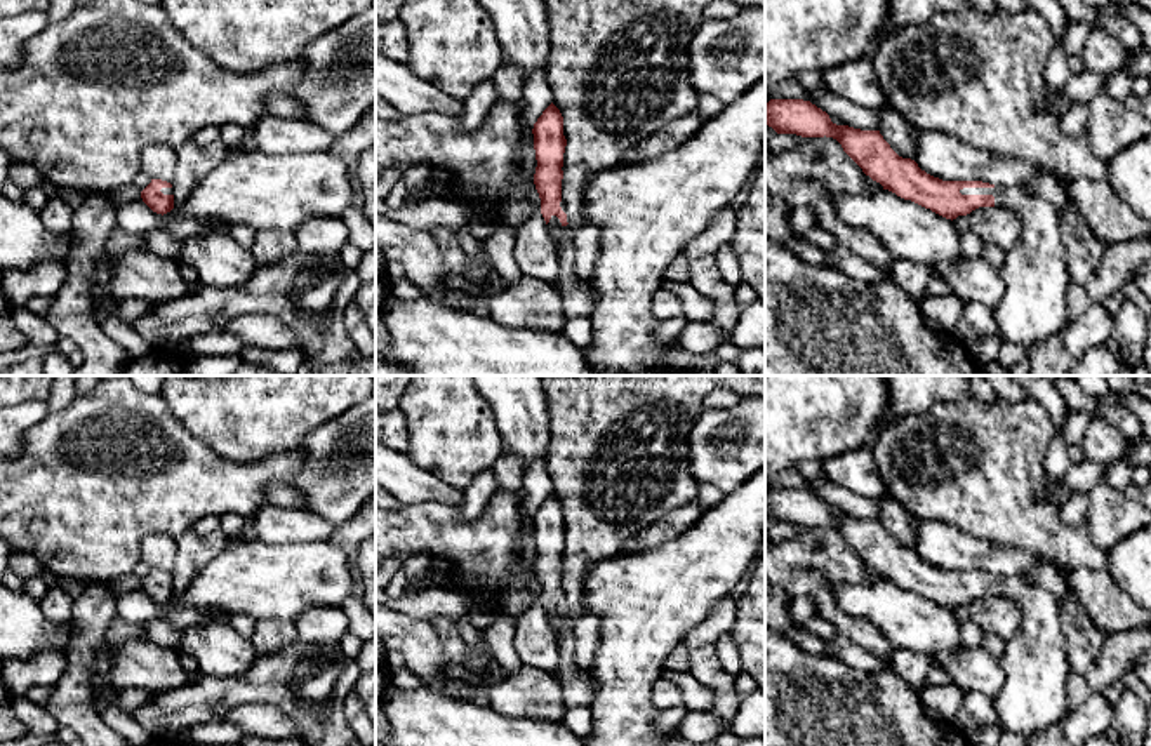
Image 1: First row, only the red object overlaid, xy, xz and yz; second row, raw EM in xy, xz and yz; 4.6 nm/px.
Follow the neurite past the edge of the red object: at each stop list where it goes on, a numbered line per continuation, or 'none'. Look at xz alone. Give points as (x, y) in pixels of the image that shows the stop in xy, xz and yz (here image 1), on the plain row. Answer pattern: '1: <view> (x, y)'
1: xz (557, 621)

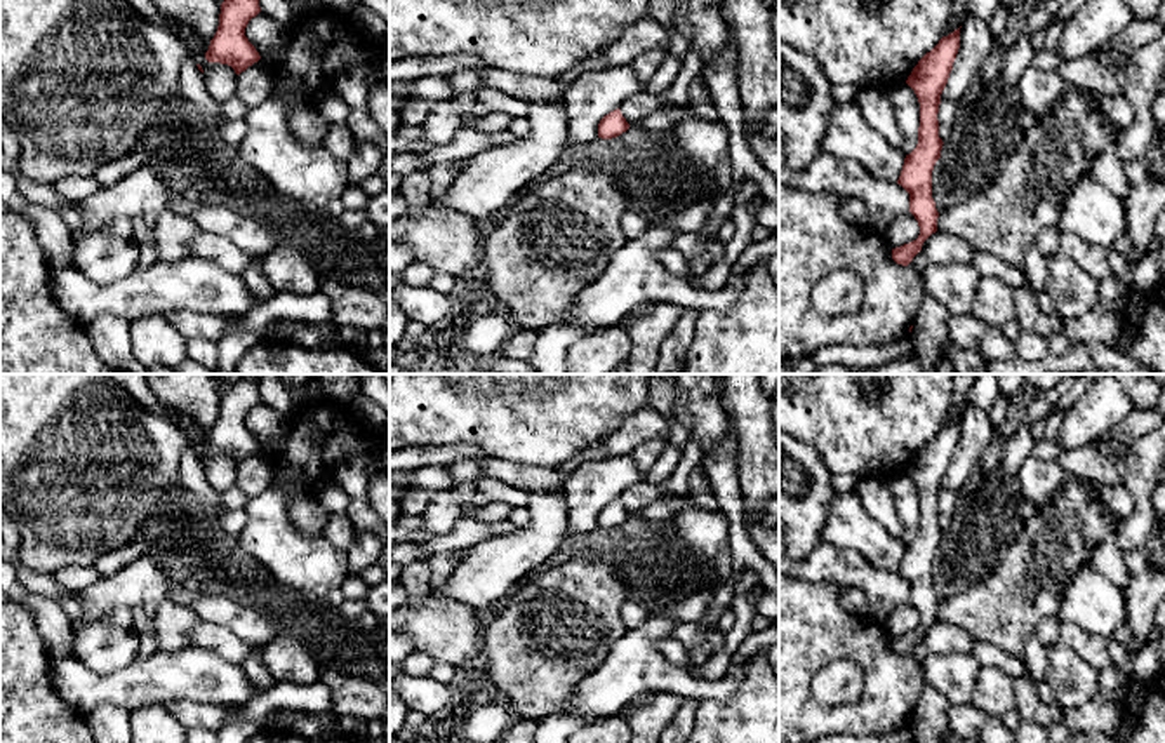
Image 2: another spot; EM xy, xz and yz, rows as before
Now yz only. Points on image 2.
none

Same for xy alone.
none

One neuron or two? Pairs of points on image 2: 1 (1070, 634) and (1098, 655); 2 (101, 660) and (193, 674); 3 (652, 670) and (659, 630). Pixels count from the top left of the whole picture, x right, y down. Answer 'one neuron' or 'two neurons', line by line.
1: one neuron
2: two neurons
3: one neuron

